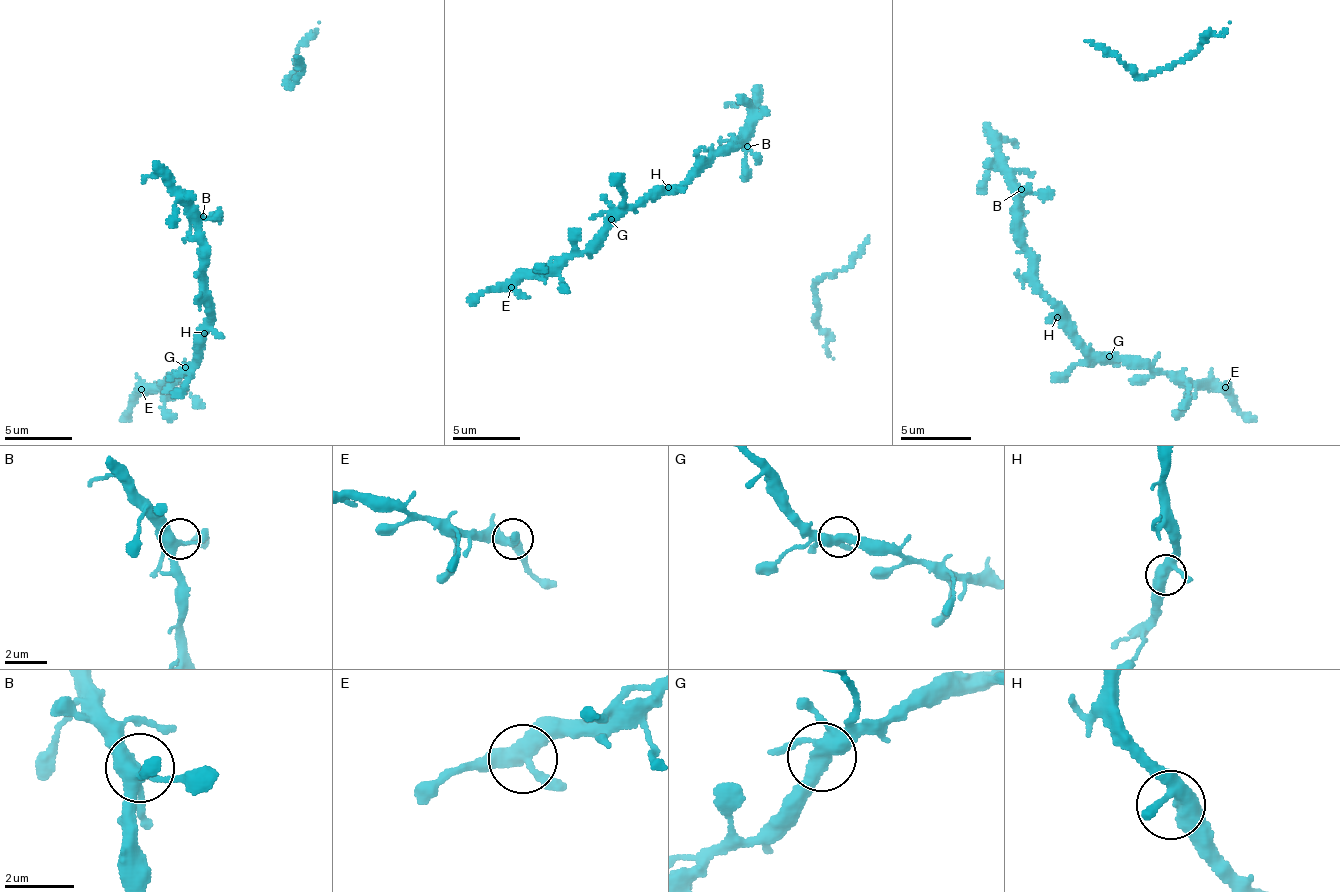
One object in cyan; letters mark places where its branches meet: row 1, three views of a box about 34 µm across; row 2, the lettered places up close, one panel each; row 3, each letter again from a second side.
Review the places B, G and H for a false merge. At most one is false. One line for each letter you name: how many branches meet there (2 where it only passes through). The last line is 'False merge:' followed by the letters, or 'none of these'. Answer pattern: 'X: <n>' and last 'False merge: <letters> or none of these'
False merge: none of these

